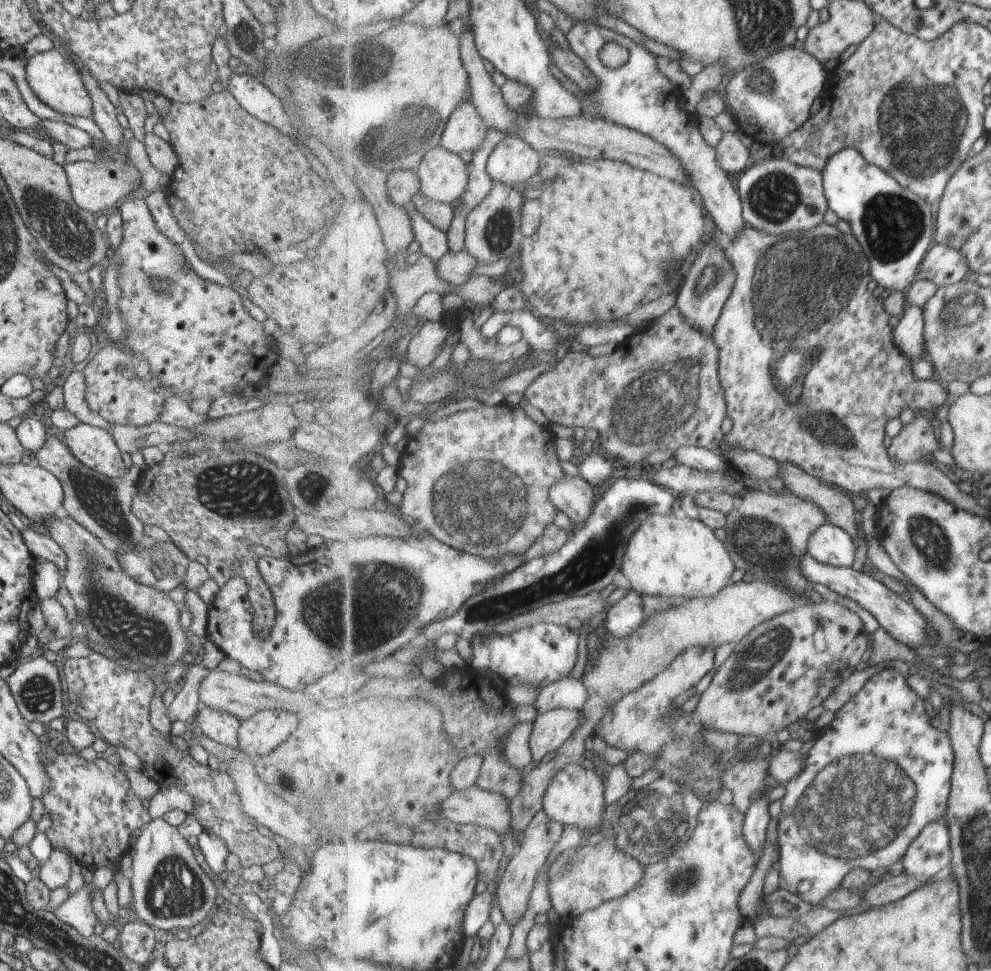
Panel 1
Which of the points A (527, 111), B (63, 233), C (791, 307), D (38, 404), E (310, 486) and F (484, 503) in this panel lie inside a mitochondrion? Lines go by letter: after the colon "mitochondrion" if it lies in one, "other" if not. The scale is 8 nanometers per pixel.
A: other
B: mitochondrion
C: mitochondrion
D: other
E: mitochondrion
F: mitochondrion

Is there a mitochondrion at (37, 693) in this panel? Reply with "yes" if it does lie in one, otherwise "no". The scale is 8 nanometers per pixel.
yes

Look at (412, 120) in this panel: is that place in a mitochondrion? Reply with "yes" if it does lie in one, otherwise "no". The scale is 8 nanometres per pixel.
yes

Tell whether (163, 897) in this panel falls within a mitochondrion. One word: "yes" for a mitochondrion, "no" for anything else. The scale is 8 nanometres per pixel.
yes

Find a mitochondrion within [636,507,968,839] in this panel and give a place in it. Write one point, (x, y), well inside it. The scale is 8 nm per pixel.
(767, 650)

